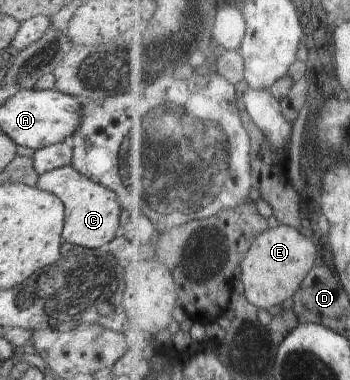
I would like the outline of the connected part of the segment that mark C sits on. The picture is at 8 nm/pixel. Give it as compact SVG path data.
M72 165L48 171L39 176L36 188L56 195L63 205L64 228L62 241L83 249L100 249L108 246L119 231L124 211L117 203L116 195L98 183L82 176Z

